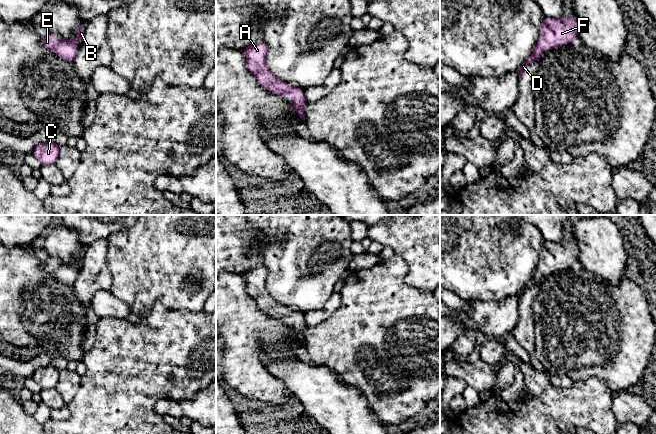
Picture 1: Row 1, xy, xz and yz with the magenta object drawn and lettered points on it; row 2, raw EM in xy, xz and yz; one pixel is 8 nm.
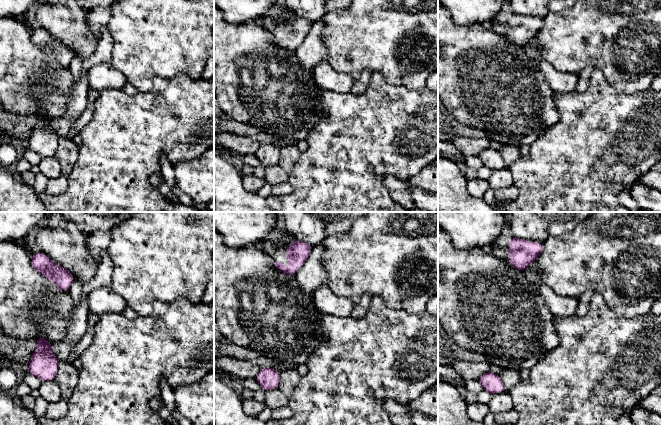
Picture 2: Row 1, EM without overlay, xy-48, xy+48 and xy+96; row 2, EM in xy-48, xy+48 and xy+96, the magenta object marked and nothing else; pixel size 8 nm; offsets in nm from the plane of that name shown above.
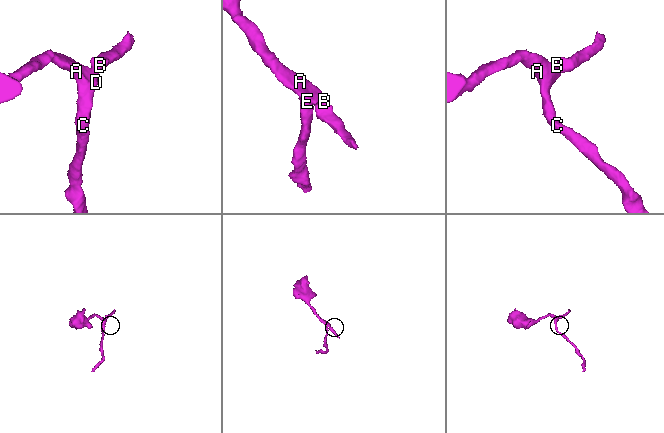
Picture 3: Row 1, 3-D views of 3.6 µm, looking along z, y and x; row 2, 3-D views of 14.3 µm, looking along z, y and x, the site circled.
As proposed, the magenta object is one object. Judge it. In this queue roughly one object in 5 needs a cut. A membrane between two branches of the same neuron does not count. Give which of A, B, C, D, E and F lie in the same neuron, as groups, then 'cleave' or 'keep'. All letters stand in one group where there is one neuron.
A B C D E F | keep

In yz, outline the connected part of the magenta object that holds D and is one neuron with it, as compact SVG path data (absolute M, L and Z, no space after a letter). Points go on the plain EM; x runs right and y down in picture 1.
M574 240L565 242L544 242L540 250L540 259L532 279L516 294L521 300L524 293L532 286L538 284L544 273L554 273L559 270L571 268L578 260L578 247Z

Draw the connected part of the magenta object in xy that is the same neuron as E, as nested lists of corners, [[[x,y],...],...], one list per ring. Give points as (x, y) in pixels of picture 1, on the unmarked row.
[[[84,249],[78,252],[78,259],[71,264],[60,263],[57,259],[48,258],[41,261],[41,269],[58,279],[61,283],[73,287],[78,276],[77,269],[84,259]]]

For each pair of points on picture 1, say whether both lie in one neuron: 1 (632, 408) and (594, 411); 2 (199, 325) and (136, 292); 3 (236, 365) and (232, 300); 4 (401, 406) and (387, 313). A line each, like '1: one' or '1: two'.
1: two
2: two
3: one
4: one

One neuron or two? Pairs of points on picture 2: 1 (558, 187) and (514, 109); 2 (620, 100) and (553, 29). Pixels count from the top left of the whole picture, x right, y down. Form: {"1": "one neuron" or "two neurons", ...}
{"1": "two neurons", "2": "two neurons"}

